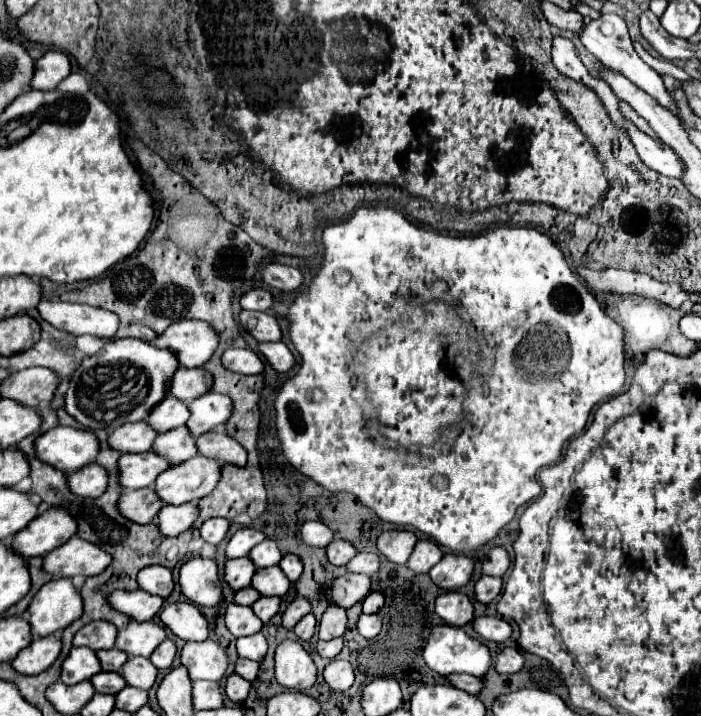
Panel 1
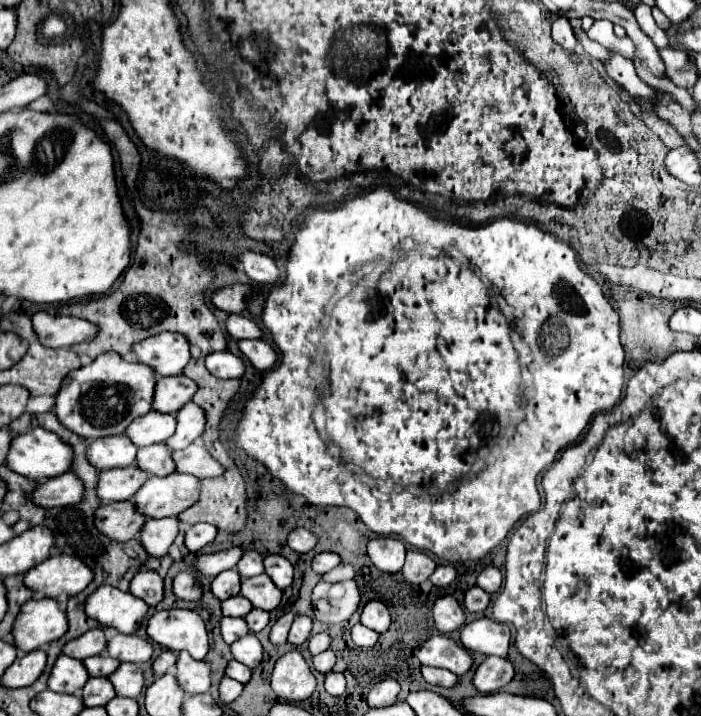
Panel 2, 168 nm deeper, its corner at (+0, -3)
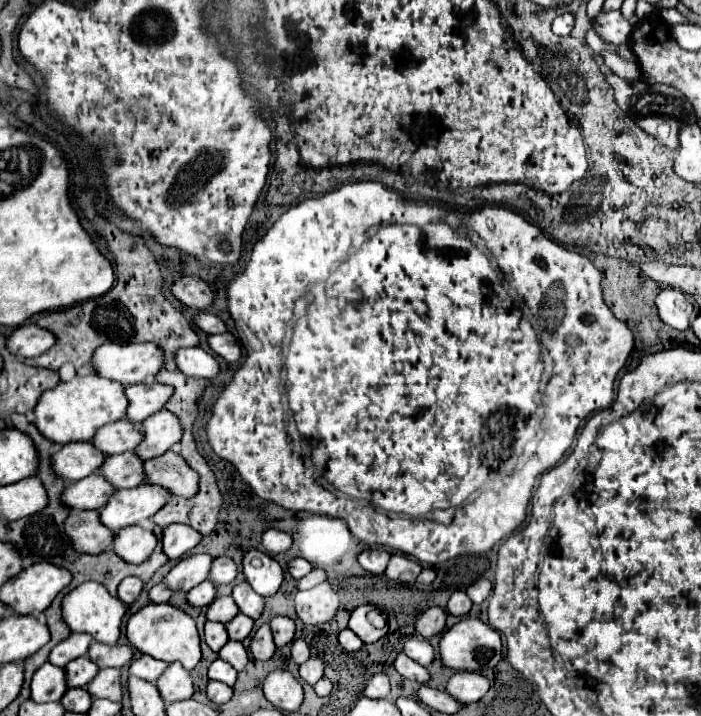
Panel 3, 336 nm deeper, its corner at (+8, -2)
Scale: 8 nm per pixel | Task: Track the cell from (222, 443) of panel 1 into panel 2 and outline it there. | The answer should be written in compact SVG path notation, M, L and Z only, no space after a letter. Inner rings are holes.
M200 442L190 444L184 450L174 452L174 458L176 458L176 470L178 472L192 474L192 476L196 476L200 480L220 476L220 474L226 472L226 468L216 458L212 458L212 454Z

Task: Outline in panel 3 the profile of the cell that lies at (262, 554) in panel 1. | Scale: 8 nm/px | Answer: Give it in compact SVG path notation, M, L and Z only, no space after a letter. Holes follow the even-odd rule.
M216 557L212 561L212 567L210 567L210 575L208 575L210 581L214 581L214 585L228 585L236 579L236 565L230 557Z

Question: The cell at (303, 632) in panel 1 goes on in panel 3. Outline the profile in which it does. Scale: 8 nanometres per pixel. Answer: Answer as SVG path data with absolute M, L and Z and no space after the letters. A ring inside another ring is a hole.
M274 617L270 621L270 629L272 629L272 637L274 637L276 647L290 643L294 639L294 633L296 633L296 625L288 617Z

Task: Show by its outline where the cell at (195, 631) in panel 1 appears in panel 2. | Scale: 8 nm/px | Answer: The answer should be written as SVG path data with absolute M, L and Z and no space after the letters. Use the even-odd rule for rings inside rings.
M172 608L156 612L148 620L148 636L172 652L188 650L192 658L202 660L208 652L208 634L204 620L194 610Z

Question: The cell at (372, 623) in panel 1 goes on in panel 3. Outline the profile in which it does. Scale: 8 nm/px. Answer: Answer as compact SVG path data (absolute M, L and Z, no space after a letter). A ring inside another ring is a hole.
M342 629L342 631L338 633L338 641L340 641L342 649L348 651L348 653L358 651L358 649L362 647L362 641L360 641L360 639L356 637L356 633L352 633L350 629Z

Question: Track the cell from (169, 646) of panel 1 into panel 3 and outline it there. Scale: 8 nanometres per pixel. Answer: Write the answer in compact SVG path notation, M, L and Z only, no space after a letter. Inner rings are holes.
M142 655L140 659L132 661L130 675L136 675L136 677L140 677L144 681L150 681L150 683L156 683L156 679L164 673L166 667L168 665L164 661L156 661L156 659L148 657L148 655Z

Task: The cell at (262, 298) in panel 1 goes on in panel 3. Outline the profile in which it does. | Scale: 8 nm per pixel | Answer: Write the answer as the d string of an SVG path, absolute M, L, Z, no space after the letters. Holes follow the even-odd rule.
M178 277L170 285L172 295L190 309L206 309L212 303L212 289L198 277Z

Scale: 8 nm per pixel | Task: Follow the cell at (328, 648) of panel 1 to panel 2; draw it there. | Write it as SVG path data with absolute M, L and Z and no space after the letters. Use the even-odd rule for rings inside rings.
M326 650L326 652L322 652L322 654L316 654L314 658L312 658L312 662L314 662L314 668L318 670L318 672L330 672L332 668L334 668L334 664L336 664L336 654L332 652L332 650Z

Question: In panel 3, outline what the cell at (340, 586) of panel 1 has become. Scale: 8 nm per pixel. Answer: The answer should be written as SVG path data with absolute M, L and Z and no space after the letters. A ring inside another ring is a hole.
M320 583L308 591L296 593L296 615L306 625L320 625L334 619L338 611L338 595L328 583Z

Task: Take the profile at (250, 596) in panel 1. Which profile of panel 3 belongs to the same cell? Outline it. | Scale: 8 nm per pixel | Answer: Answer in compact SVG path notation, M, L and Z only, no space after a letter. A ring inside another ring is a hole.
M218 597L210 603L208 607L208 621L218 621L218 623L228 623L238 615L236 603L232 601L232 597Z

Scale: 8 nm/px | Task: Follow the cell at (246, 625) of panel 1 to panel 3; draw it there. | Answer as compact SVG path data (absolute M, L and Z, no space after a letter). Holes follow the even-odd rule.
M206 621L204 625L204 641L208 643L208 647L218 653L222 649L222 645L228 641L228 633L226 627L222 623L214 623L214 621Z

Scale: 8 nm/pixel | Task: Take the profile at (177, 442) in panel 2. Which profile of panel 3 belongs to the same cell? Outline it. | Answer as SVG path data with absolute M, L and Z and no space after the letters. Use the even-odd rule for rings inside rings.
M166 409L142 421L138 425L138 431L144 435L144 439L136 445L134 453L142 461L148 461L152 457L158 457L160 453L166 453L182 437L180 423L176 421L176 417L172 417L172 413L166 413Z

